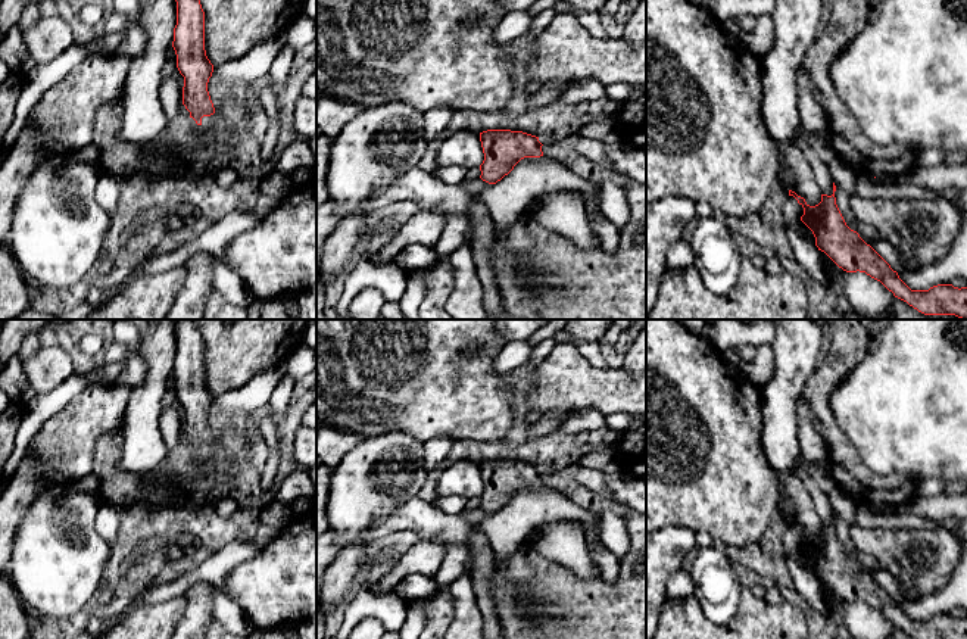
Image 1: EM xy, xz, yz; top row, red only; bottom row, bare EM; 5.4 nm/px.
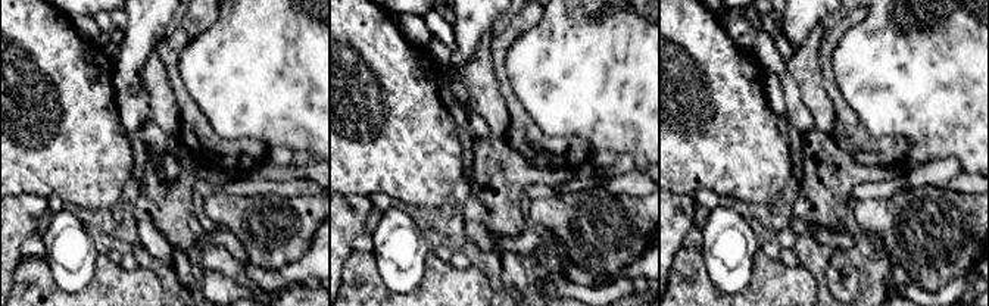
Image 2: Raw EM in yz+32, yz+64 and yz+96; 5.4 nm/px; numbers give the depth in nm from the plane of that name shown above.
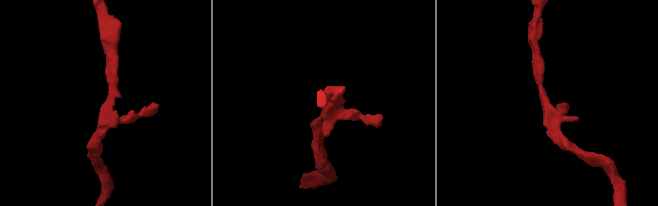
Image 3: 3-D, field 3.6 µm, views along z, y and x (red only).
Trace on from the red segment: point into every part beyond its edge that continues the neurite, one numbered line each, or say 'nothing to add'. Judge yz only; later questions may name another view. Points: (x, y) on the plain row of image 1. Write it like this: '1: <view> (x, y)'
1: yz (792, 541)

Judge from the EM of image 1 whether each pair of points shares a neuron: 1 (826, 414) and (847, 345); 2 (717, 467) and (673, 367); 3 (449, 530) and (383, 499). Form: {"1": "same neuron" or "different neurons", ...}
{"1": "same neuron", "2": "same neuron", "3": "different neurons"}

